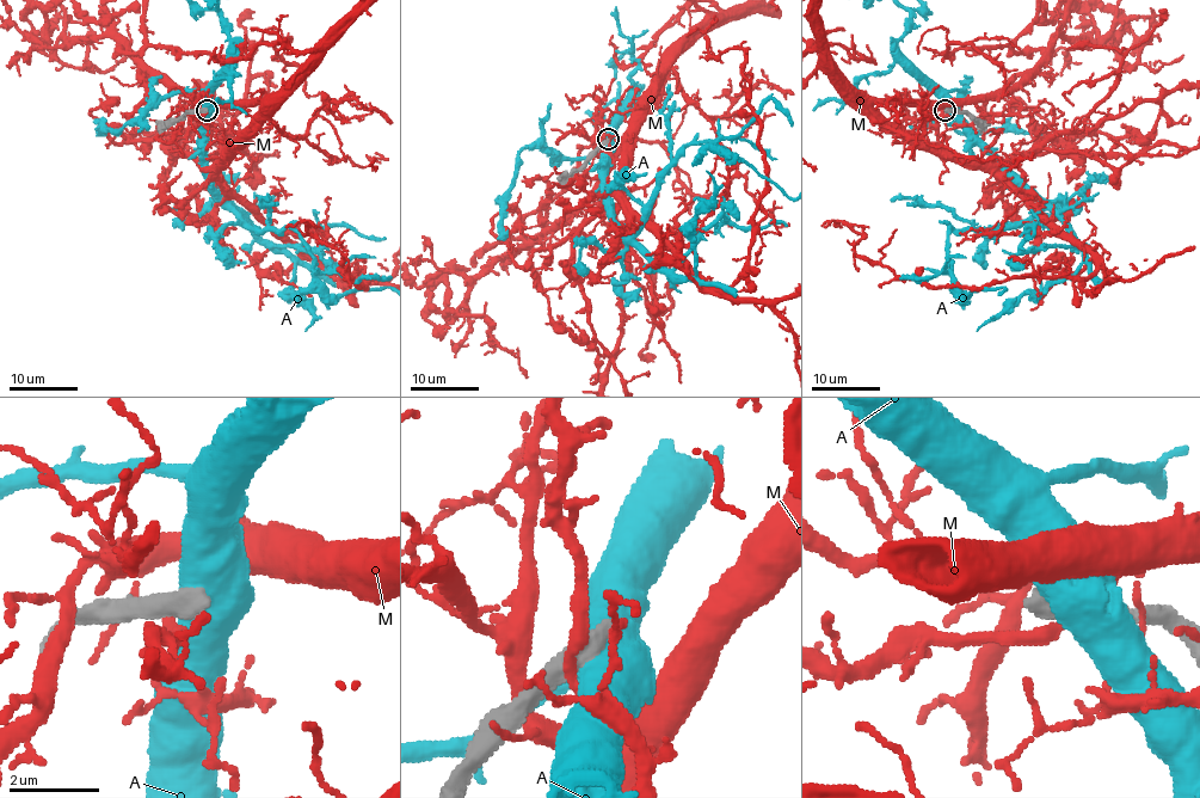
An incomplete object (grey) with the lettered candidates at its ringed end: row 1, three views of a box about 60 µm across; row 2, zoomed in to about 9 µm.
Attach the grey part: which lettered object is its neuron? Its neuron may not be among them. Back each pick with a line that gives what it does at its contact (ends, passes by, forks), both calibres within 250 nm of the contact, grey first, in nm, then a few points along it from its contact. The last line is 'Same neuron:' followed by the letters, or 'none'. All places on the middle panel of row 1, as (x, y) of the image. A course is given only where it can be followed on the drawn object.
Same neuron: none

